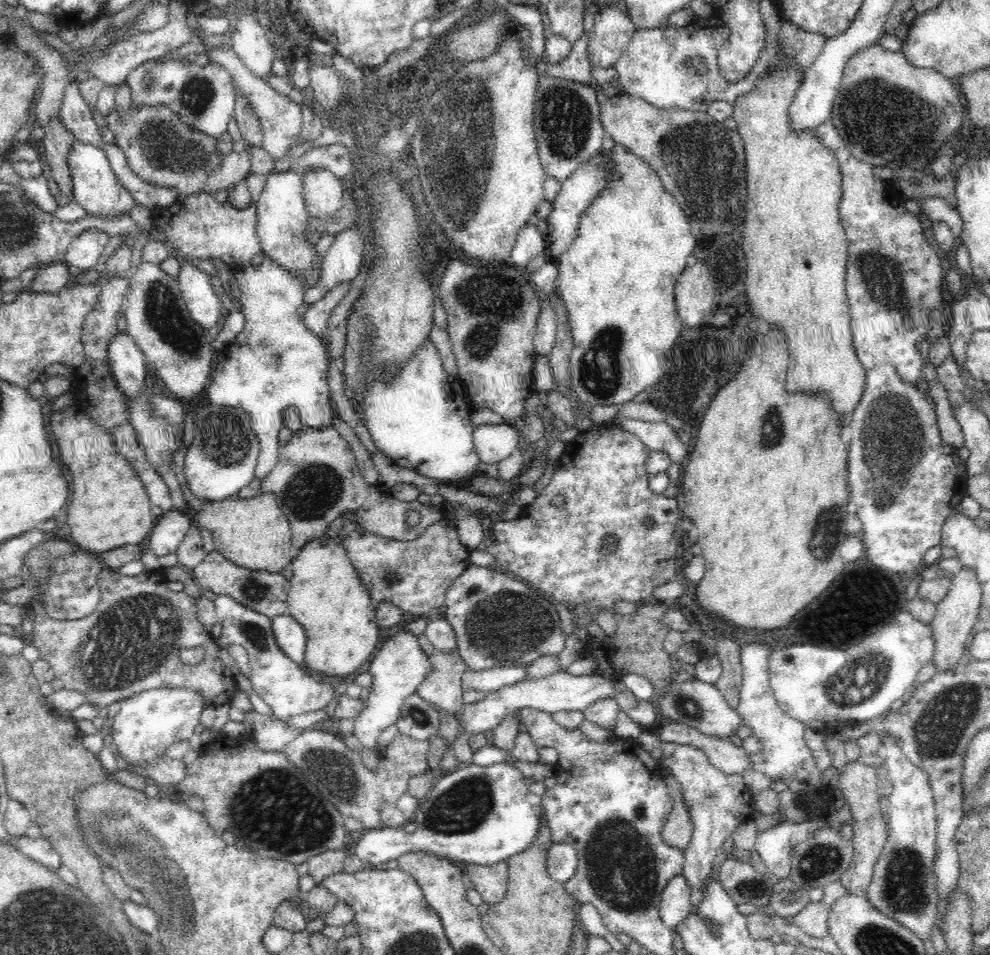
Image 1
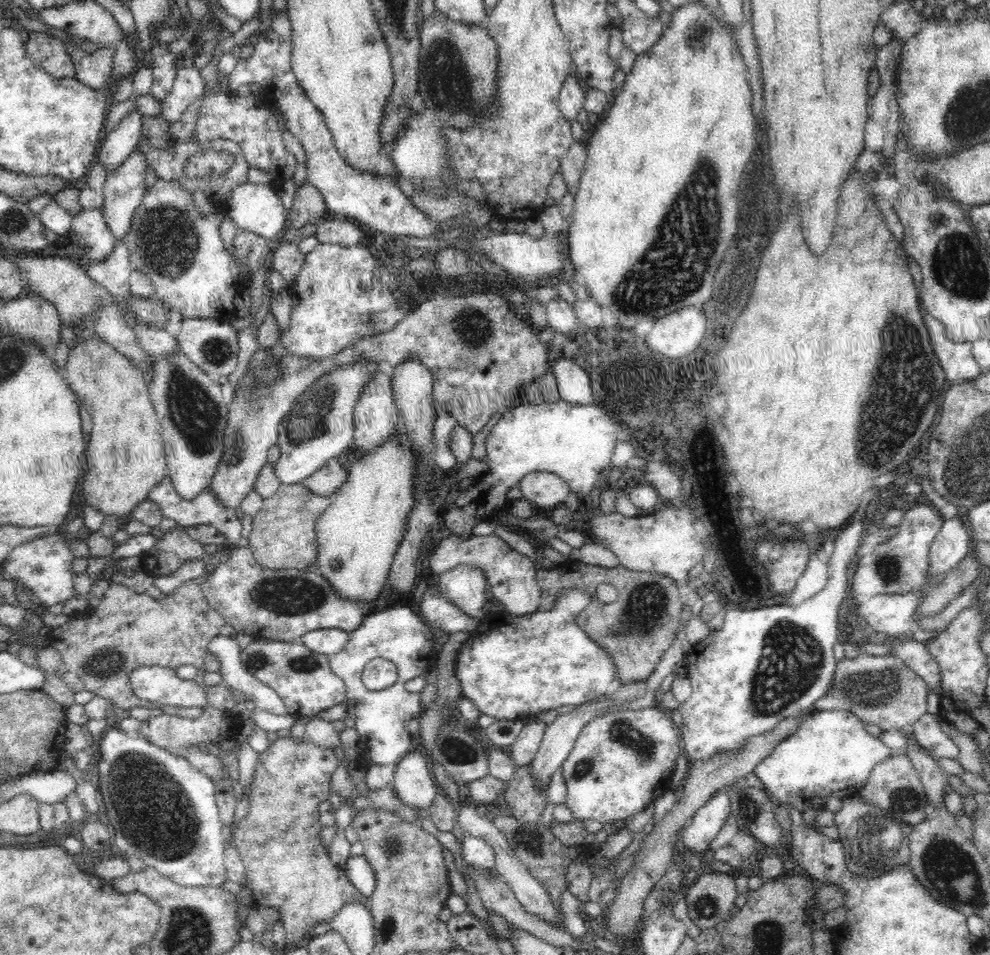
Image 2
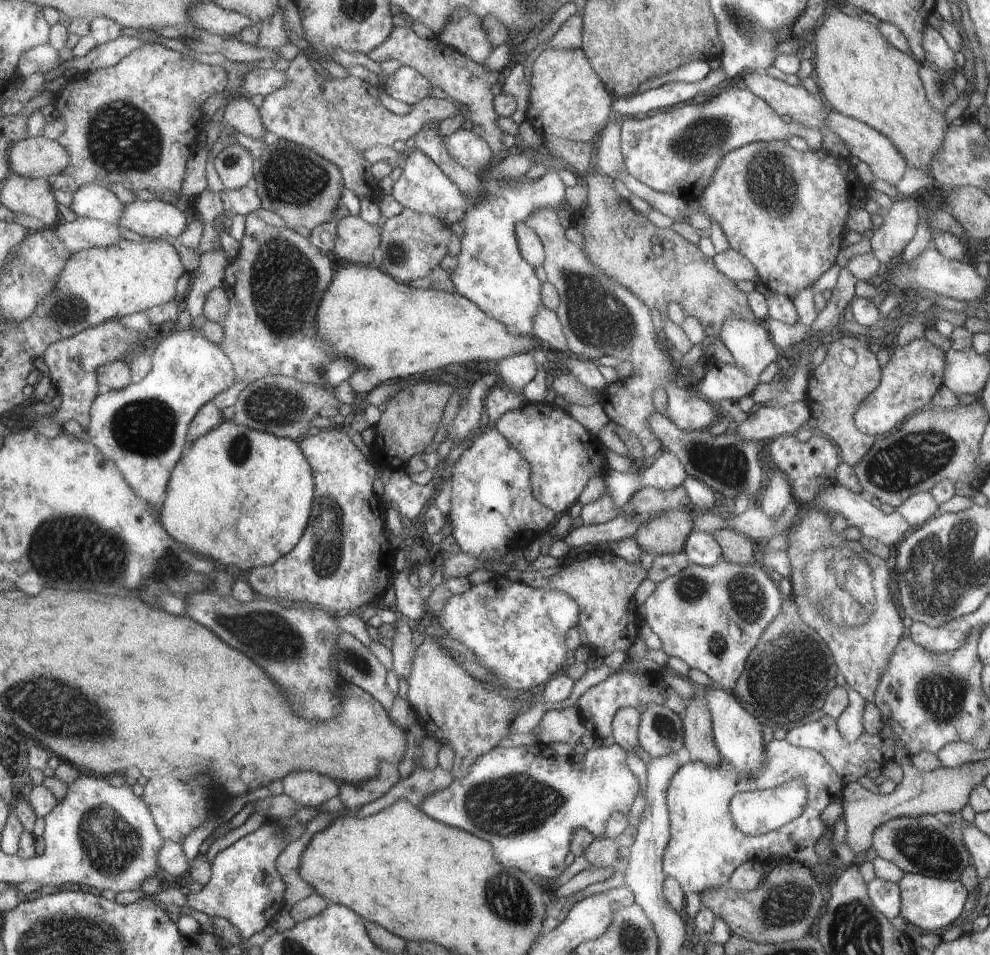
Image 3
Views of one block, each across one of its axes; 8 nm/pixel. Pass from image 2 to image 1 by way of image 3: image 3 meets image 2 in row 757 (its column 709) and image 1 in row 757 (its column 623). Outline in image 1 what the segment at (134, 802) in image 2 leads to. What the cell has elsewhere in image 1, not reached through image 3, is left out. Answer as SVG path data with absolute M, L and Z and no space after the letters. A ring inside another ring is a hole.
M153 688L139 692L130 698L120 701L120 712L114 716L111 728L112 738L119 751L119 761L124 767L138 772L143 771L143 764L155 756L166 757L165 750L169 744L188 740L194 733L194 728L200 724L200 713L208 707L205 699L197 692L187 688Z

